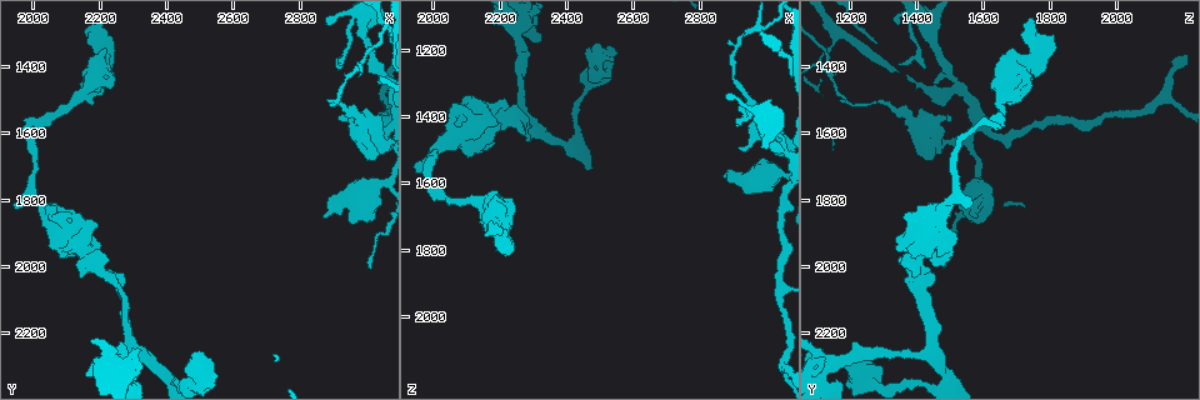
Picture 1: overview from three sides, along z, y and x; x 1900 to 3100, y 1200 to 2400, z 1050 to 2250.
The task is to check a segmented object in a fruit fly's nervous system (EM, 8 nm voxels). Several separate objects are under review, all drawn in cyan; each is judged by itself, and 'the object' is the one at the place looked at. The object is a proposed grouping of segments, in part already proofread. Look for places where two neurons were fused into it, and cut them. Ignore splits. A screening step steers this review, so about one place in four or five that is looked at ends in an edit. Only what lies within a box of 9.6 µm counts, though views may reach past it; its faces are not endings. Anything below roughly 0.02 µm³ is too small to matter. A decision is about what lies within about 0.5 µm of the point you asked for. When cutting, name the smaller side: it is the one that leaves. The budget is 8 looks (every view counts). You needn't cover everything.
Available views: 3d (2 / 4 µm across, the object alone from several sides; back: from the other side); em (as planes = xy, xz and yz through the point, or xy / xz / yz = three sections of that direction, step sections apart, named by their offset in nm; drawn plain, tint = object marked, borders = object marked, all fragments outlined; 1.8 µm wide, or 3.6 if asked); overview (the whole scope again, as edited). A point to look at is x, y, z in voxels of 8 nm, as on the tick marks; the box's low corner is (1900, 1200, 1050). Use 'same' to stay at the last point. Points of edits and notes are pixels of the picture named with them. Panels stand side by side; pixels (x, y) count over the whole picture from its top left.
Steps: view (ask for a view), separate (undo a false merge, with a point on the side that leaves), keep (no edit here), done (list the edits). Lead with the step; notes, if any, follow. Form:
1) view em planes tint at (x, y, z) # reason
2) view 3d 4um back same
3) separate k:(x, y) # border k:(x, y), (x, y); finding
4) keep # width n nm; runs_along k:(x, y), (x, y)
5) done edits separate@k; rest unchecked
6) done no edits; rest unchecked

view em xz step 8 tint at (2180, 1990, 1390) # thick turns thin

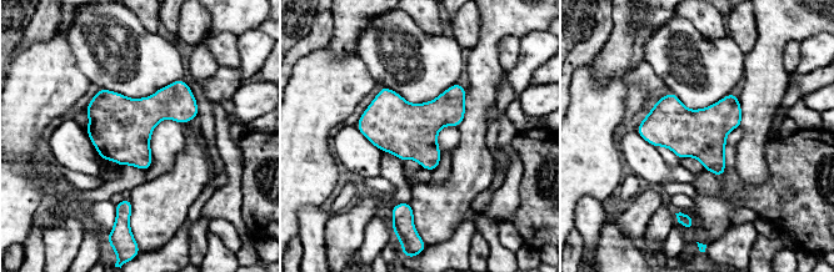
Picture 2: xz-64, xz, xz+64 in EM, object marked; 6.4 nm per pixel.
view em planes tint same

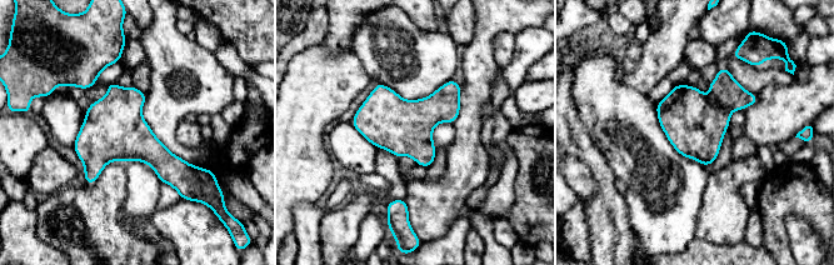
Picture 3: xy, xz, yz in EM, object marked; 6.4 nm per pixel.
keep # width 360 nm; all the same neuron

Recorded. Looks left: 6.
view 3d 2um back at (2140, 1500, 1660) # thick turns thin

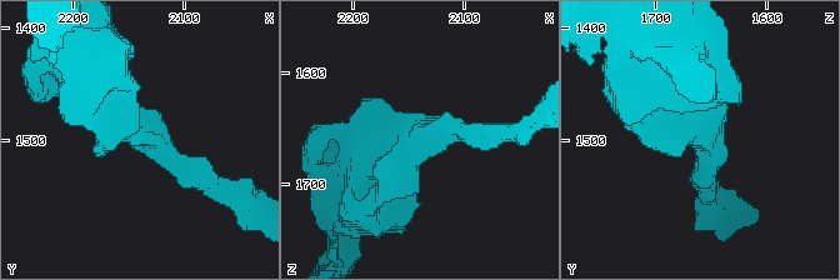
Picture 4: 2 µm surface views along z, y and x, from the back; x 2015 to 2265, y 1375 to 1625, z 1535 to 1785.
view em yz step 4 borders at (2132, 1498, 1652) # arms 3; arm_widths 170, 260, 460 nm

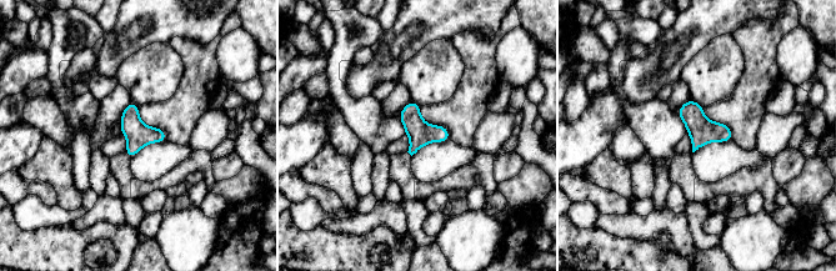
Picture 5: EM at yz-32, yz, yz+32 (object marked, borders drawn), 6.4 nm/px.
keep # all the same neuron

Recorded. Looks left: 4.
view 3d 4um back at (2960, 1420, 1140)

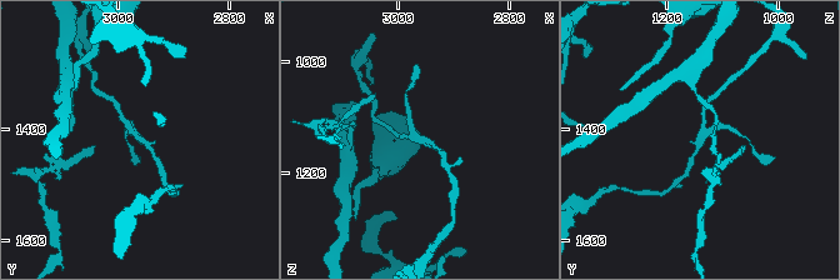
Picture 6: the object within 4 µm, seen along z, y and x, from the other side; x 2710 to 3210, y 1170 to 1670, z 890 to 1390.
view em planes tint at (2965, 1415, 1135) # shape alone is not enough

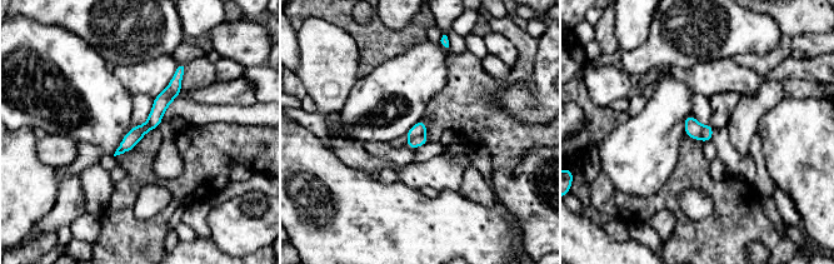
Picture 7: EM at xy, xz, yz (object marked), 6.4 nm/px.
separate 7:(419, 140) # border 7:(424, 134), (418, 134), (409, 139); a second neuron is stuck on

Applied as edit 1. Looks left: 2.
done edits separate@7; rest unchecked

